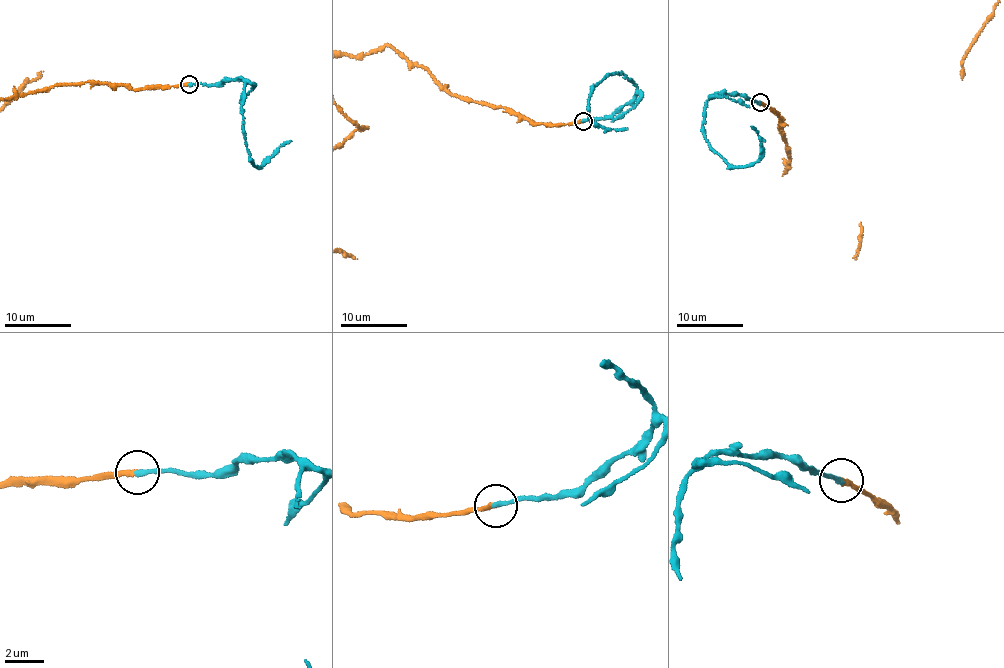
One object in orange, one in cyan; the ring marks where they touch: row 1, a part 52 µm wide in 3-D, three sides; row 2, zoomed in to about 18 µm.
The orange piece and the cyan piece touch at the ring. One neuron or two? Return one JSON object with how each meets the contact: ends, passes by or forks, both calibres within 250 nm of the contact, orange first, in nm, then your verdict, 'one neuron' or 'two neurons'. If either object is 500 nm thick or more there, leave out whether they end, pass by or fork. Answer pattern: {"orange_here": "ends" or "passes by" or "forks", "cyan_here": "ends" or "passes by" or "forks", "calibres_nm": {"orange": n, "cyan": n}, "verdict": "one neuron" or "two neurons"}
{"orange_here": "ends", "cyan_here": "ends", "calibres_nm": {"orange": 200, "cyan": 260}, "verdict": "one neuron"}

